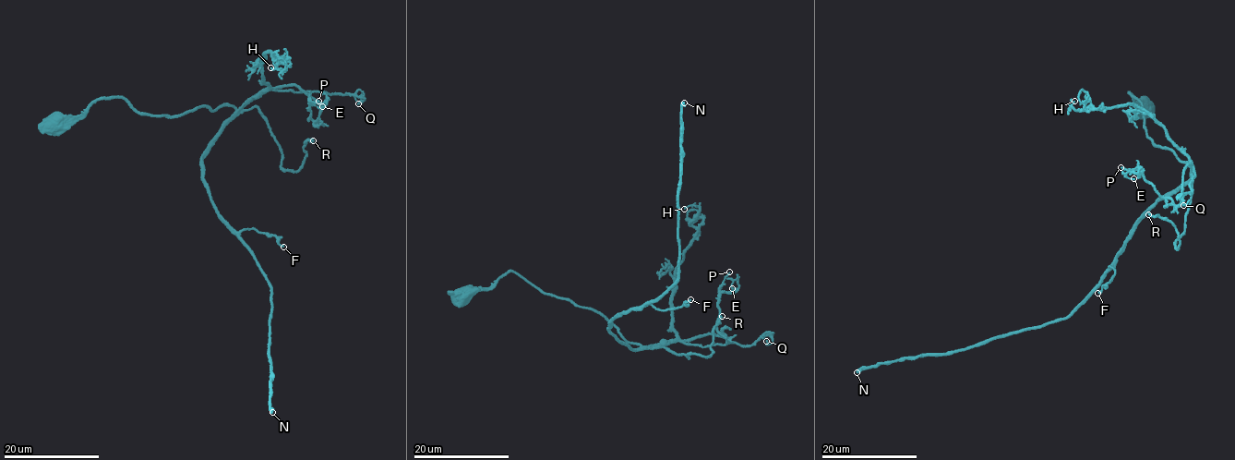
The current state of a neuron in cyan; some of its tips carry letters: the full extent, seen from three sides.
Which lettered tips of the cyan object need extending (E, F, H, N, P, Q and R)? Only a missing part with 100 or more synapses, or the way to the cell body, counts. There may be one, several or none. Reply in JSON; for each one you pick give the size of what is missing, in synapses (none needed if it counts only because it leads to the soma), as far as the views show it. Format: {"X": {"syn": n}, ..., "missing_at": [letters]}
{"N": {"syn": 500}, "missing_at": ["N"]}

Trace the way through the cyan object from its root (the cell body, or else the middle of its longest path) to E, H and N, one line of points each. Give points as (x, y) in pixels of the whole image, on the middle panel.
E: (461, 296), (514, 272), (648, 347), (710, 333), (728, 342), (718, 298), (736, 279), (732, 288)
H: (461, 296), (514, 272), (597, 311), (629, 342), (674, 339), (674, 273), (697, 230), (699, 207), (684, 209)
N: (461, 296), (514, 272), (544, 293), (597, 311), (643, 348), (615, 338), (609, 321), (678, 280), (684, 102)

